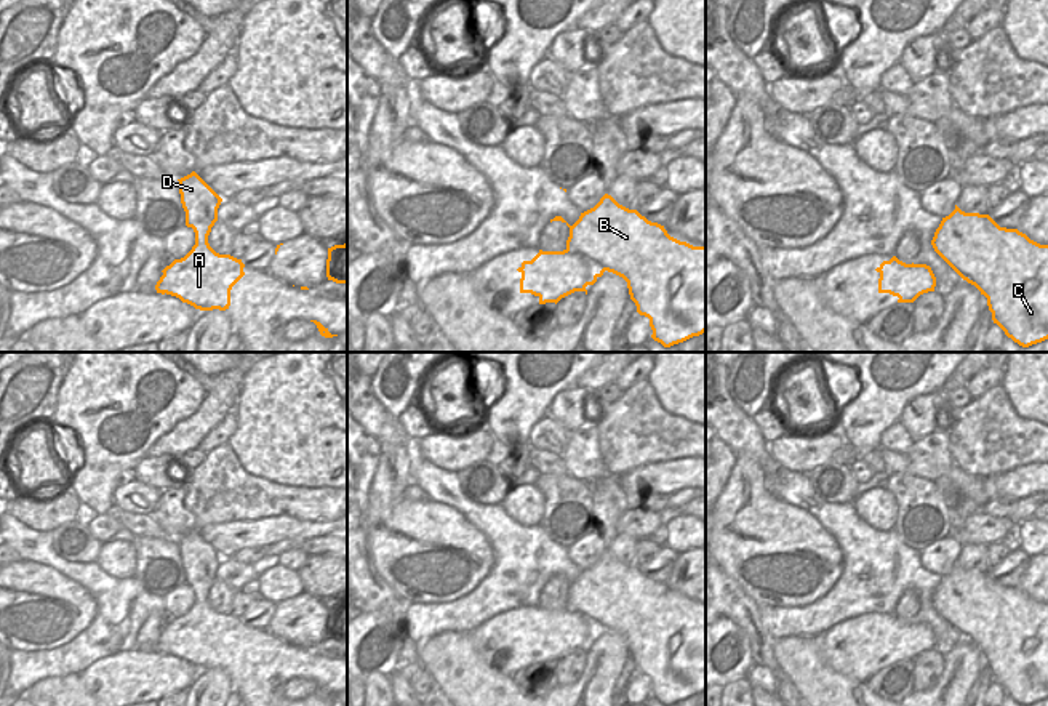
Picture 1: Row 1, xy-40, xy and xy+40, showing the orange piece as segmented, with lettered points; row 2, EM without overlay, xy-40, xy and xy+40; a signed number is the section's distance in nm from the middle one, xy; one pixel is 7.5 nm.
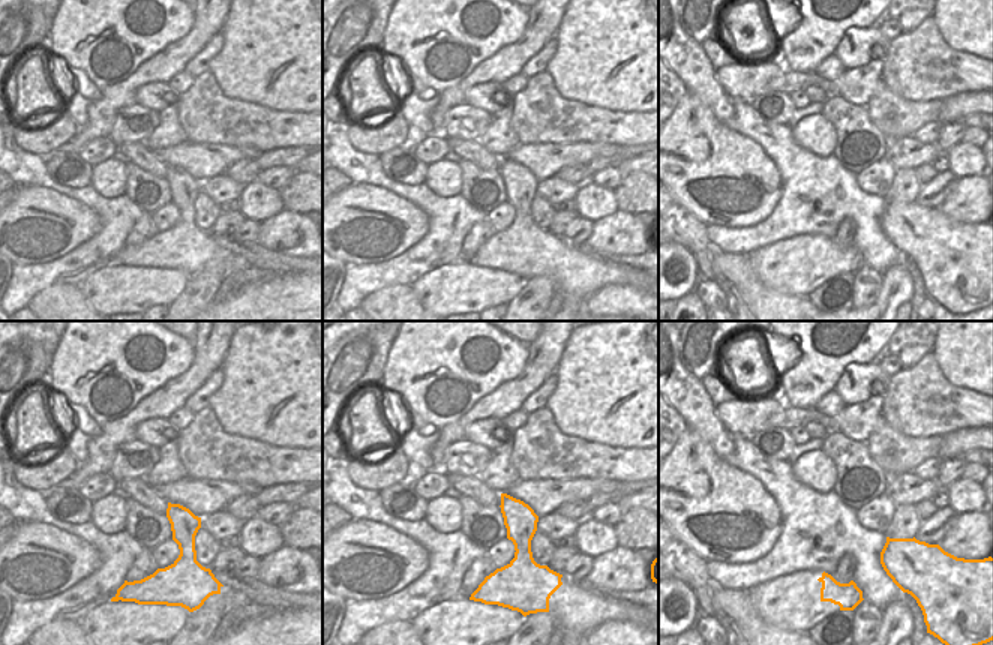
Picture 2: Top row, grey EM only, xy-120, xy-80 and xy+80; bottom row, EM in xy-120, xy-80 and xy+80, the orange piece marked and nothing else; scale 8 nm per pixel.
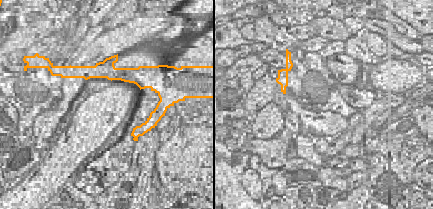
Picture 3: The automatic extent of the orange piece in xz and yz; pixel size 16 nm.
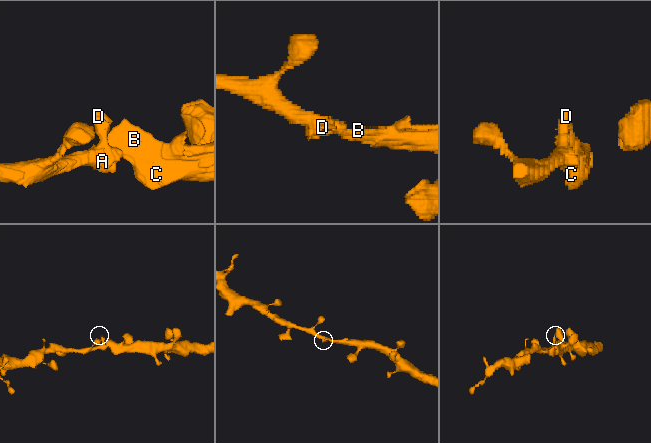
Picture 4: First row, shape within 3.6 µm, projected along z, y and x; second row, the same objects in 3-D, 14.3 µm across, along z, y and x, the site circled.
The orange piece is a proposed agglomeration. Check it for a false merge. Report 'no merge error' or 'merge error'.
no merge error

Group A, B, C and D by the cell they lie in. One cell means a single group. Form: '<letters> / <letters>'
A B C D

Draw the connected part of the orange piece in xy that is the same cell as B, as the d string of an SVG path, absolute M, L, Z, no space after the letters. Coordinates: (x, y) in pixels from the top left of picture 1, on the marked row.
M605 194L600 202L581 213L579 219L570 226L562 216L552 221L562 221L570 227L570 237L563 251L542 251L531 259L523 261L517 269L522 274L520 293L531 293L539 298L539 304L558 303L562 298L584 291L594 285L605 271L622 277L627 282L630 299L637 312L650 319L651 338L664 347L683 343L706 331L706 245L693 247L667 234L664 226L648 221L637 210L619 205L611 195Z

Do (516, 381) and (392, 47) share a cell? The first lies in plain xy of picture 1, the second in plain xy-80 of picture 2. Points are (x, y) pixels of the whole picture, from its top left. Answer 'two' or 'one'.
two

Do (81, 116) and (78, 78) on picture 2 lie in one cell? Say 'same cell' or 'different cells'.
same cell

